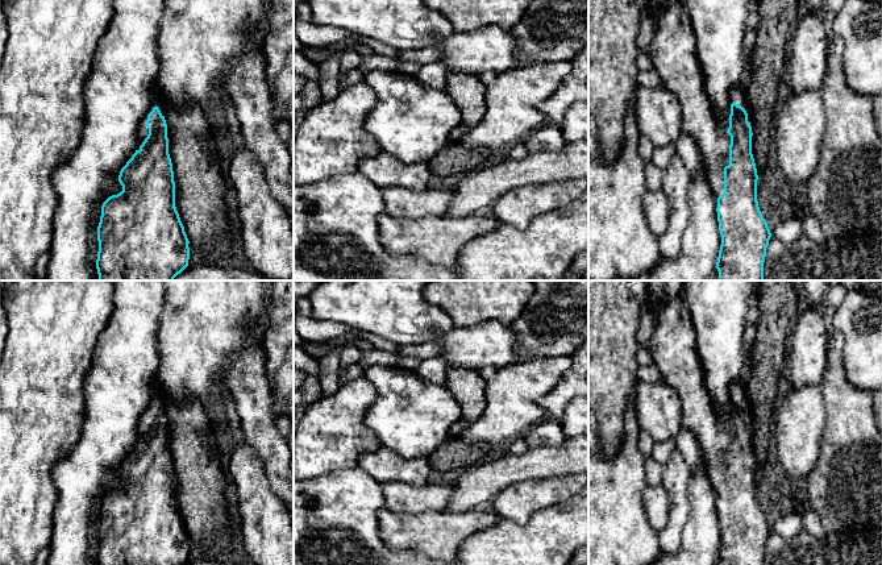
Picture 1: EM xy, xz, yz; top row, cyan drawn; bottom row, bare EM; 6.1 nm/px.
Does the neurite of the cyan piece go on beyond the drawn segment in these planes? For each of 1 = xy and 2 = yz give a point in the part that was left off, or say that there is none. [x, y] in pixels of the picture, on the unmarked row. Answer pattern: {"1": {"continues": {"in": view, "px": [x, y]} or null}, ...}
{"1": {"continues": {"in": "xy", "px": [142, 426]}}, "2": {"continues": {"in": "yz", "px": [673, 345]}}}

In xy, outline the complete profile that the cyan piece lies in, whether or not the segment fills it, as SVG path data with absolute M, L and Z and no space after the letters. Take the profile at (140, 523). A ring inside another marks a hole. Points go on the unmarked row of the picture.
M153 392L138 423L137 445L118 470L122 486L109 491L101 500L97 565L184 565L188 561L190 536L175 502L165 408L162 395Z

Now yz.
M646 281L648 298L644 311L650 311L657 317L657 324L650 338L650 353L661 374L661 378L670 385L679 395L682 403L682 425L691 429L703 448L708 465L711 483L717 491L717 516L721 531L721 540L716 557L717 565L764 565L766 543L771 532L766 515L764 514L757 497L757 464L752 449L752 421L750 403L745 387L740 381L729 387L731 410L727 415L717 411L704 383L704 369L696 349L696 336L691 313L686 299L685 281Z

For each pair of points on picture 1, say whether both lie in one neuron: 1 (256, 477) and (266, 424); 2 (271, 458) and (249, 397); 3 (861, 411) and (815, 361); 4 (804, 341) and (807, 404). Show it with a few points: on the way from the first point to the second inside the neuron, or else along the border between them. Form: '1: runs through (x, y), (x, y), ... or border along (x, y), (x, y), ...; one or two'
1: border along (245, 440), (259, 456), (270, 484); two
2: runs through (269, 443), (259, 431), (256, 412); one
3: border along (828, 340), (827, 366), (824, 378), (819, 385); two
4: border along (819, 385), (791, 387); two

